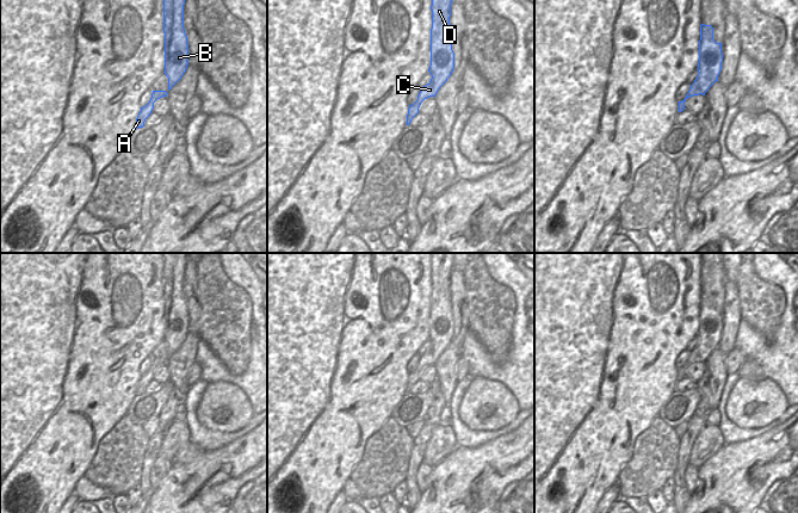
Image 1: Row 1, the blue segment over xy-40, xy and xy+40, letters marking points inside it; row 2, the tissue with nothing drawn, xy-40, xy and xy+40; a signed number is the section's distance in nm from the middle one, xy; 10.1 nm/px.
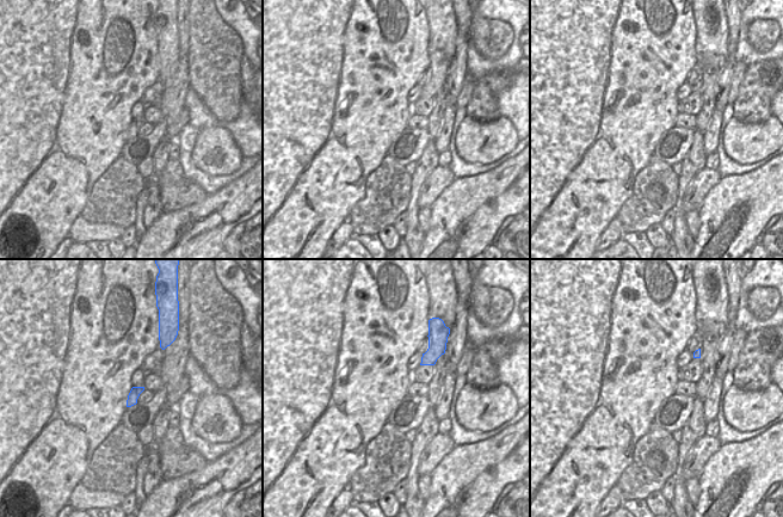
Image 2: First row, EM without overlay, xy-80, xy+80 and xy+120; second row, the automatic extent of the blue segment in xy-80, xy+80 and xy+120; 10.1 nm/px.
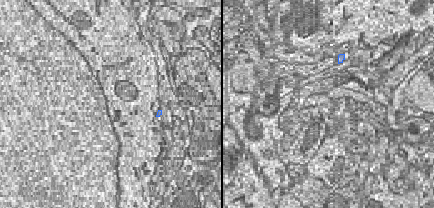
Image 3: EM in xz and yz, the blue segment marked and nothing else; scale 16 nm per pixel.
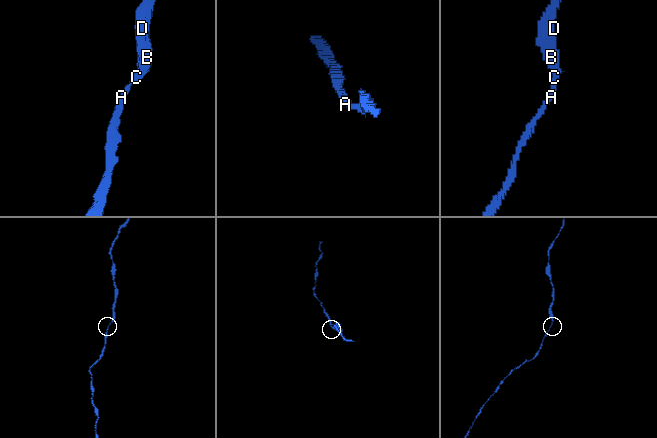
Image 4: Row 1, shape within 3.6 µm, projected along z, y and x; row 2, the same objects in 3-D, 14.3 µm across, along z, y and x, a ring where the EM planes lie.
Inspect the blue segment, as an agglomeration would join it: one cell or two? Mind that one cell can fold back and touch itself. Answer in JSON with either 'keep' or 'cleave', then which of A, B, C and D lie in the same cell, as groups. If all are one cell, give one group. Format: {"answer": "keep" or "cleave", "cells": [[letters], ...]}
{"answer": "keep", "cells": [["A", "B", "C", "D"]]}

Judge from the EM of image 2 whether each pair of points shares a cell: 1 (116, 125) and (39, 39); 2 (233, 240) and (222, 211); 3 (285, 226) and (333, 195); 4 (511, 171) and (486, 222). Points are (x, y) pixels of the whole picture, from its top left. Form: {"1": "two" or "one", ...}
{"1": "one", "2": "two", "3": "one", "4": "one"}

